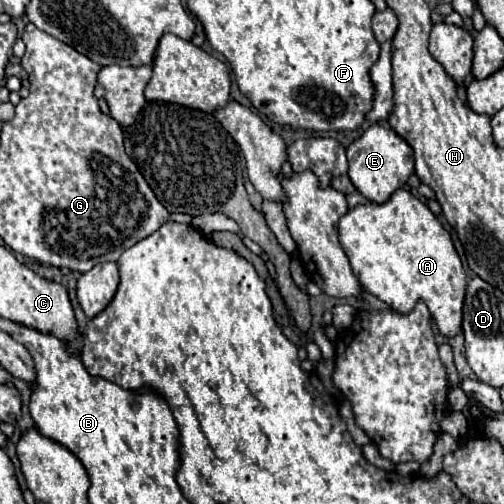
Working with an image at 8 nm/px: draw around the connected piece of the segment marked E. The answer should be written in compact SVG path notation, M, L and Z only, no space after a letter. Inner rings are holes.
M370 125L354 143L346 149L348 155L348 175L354 183L354 187L374 203L384 203L394 189L398 189L398 183L406 183L408 177L414 173L414 159L412 159L412 147L396 135L396 131L384 127L384 125Z

